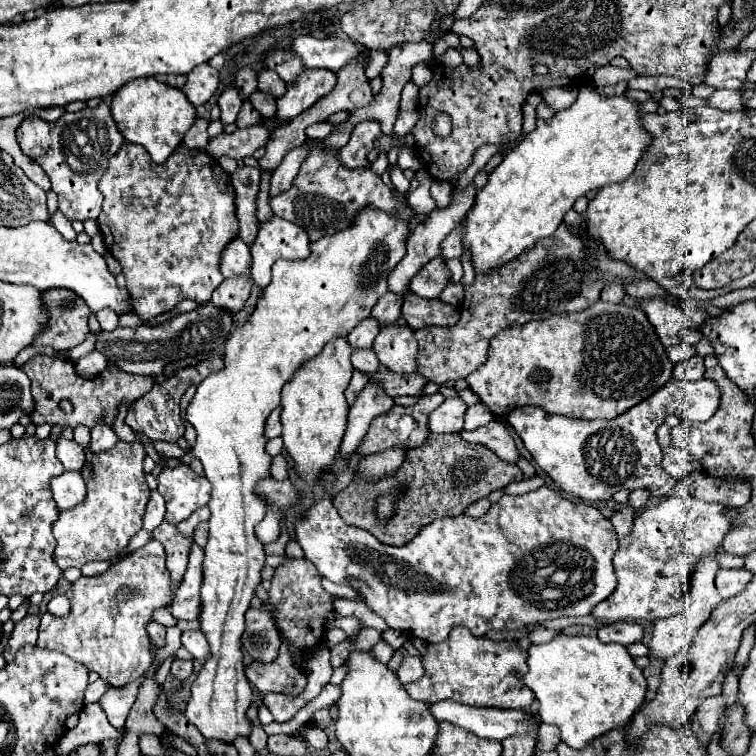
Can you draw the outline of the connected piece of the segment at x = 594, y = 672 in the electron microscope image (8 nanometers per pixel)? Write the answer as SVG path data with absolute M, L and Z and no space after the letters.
M559 635L549 643L531 645L527 665L529 665L529 673L523 675L521 681L527 687L531 687L531 691L535 693L541 721L549 725L557 725L561 729L561 739L573 749L583 749L593 739L617 727L629 725L631 717L645 703L647 681L643 677L643 671L635 665L627 649L619 643L601 643L597 637L585 637L585 635L577 635L577 637Z

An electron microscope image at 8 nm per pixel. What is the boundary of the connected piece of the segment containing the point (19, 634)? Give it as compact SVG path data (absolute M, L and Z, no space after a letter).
M27 615L25 619L21 619L19 623L15 623L11 641L3 653L5 661L11 663L15 659L17 649L21 649L23 645L35 645L37 643L37 629L39 629L39 617L37 615Z

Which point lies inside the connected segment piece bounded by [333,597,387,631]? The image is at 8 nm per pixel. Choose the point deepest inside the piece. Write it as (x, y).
(344, 607)

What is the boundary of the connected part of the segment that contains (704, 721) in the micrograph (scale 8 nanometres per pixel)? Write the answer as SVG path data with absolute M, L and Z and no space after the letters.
M713 695L713 697L707 697L701 701L699 709L695 711L695 715L691 719L691 727L697 735L697 739L701 741L701 745L709 745L709 741L717 733L723 711L725 711L723 695Z

